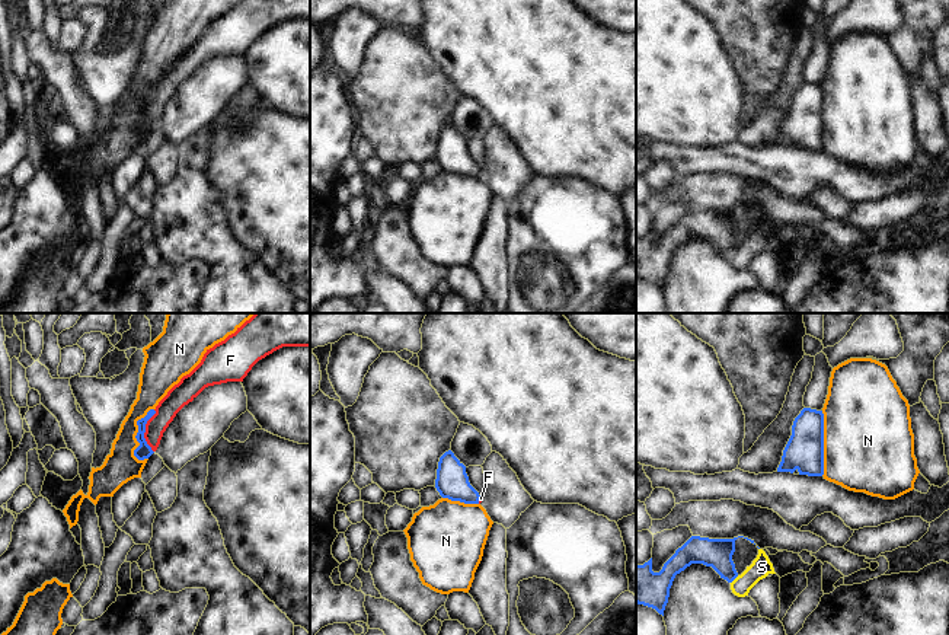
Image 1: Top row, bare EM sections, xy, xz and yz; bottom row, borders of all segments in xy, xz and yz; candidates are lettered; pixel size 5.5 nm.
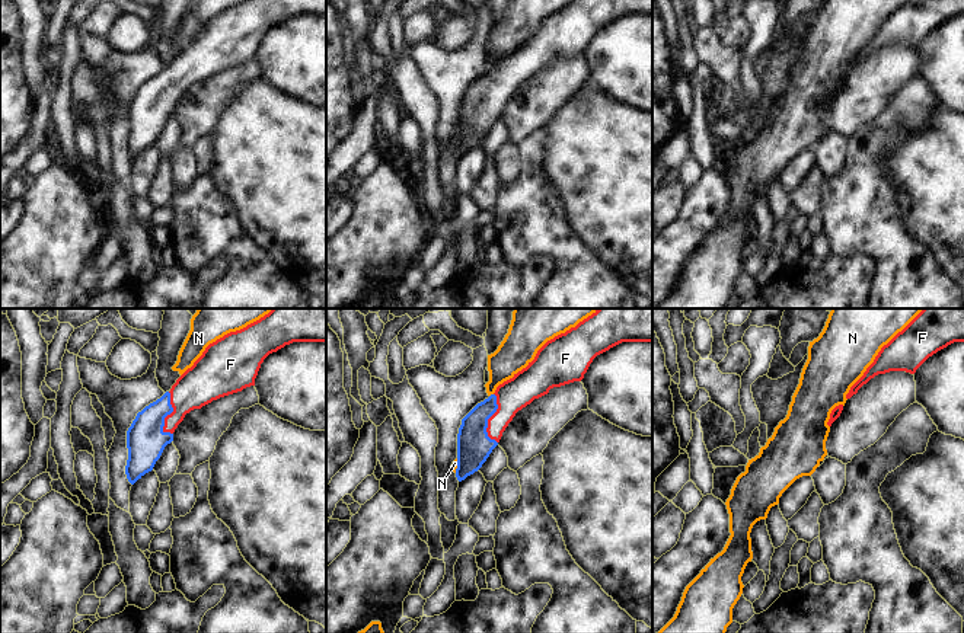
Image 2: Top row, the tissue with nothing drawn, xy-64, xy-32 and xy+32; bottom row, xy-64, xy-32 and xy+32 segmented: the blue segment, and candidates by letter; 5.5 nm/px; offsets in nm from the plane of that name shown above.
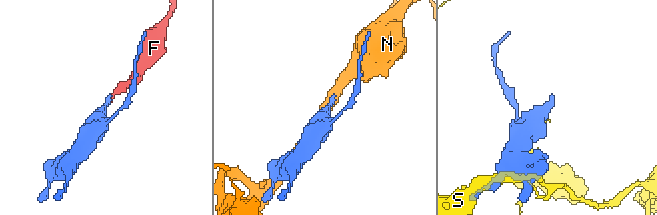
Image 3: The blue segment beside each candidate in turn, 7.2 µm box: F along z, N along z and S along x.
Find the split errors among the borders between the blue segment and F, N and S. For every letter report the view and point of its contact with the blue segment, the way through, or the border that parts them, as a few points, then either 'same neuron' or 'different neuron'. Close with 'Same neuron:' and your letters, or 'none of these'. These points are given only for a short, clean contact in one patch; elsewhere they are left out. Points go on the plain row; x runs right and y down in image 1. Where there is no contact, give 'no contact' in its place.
F: meets blue in xy at (144, 105); runs through xy (143, 125), (144, 105), (175, 73); same neuron
N: meets blue in xy at (137, 107); different neuron
S: meets blue in yz at (734, 252); different neuron
Same neuron: F

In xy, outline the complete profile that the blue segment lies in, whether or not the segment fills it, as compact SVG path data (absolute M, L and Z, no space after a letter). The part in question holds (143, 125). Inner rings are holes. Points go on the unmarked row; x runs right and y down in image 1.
M240 0L207 23L201 36L175 58L154 83L137 95L138 134L148 133L176 87L205 61L243 55L252 41L282 20L310 20L310 0Z

